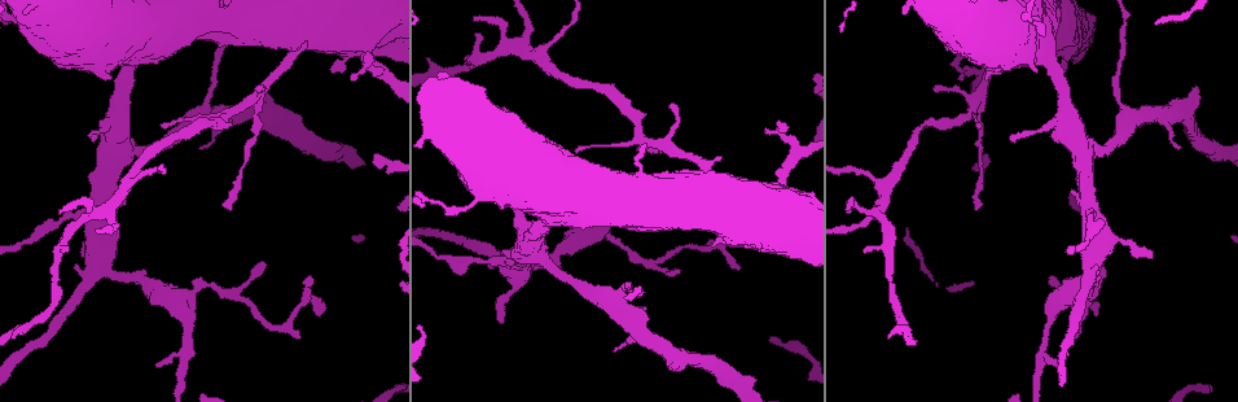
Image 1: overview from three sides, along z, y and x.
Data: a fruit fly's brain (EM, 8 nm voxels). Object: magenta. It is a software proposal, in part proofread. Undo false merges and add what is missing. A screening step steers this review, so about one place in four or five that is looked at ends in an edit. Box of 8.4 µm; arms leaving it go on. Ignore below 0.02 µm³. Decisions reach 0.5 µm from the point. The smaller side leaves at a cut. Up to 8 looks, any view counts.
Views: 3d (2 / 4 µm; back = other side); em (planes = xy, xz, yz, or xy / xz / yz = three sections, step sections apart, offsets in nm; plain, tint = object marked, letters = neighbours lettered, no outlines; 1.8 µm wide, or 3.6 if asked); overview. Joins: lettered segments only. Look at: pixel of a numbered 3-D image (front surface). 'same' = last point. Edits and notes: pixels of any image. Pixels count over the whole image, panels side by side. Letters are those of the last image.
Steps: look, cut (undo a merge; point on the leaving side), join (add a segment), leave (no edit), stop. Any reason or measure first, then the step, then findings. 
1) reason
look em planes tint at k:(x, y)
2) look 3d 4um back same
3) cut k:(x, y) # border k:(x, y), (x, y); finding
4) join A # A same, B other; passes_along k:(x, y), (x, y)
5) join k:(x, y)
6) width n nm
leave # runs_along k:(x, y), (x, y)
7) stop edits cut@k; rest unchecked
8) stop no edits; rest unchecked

thick turns thin
look em xz step 16 tint at 1:(1034, 22)

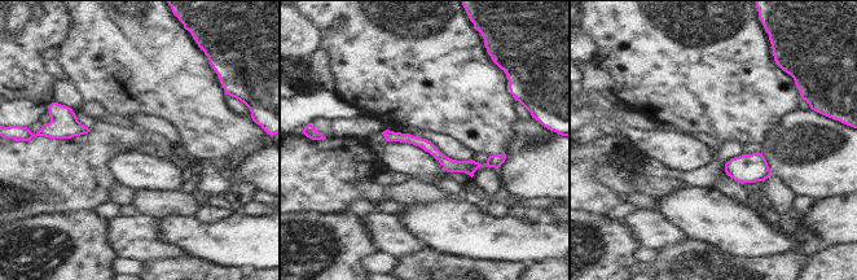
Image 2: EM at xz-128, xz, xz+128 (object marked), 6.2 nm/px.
look em planes tint same

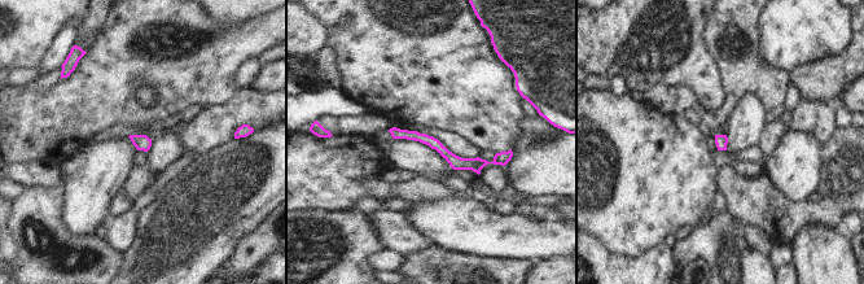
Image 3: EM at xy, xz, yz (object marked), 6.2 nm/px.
what lies round it
look em planes letters same

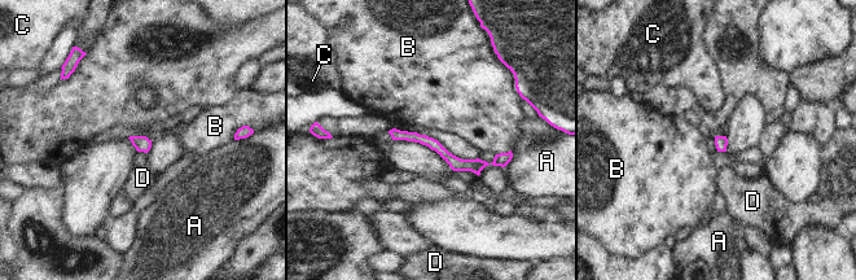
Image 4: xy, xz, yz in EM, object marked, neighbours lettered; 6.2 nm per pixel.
leave # A other, B other, C other, D other; runs_along 4:(394, 132), (430, 141), (459, 165), (508, 157); all the same cell

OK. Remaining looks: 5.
sharp bend
look em 3.6um xz step 16 tint at 1:(1091, 266)

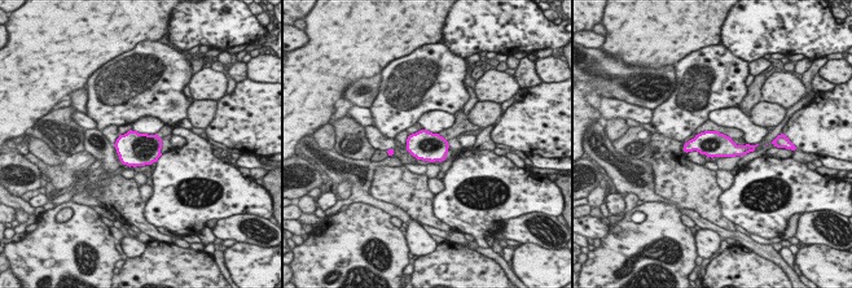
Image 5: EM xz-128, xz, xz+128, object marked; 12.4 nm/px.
look em 3.6um planes tint same

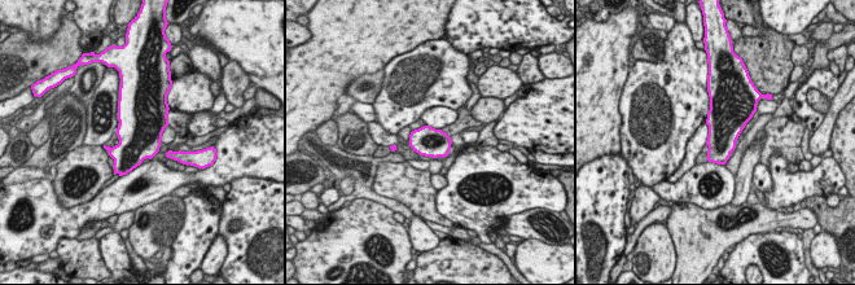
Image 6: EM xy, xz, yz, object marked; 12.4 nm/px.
what lies round it
look em 3.6um planes letters same

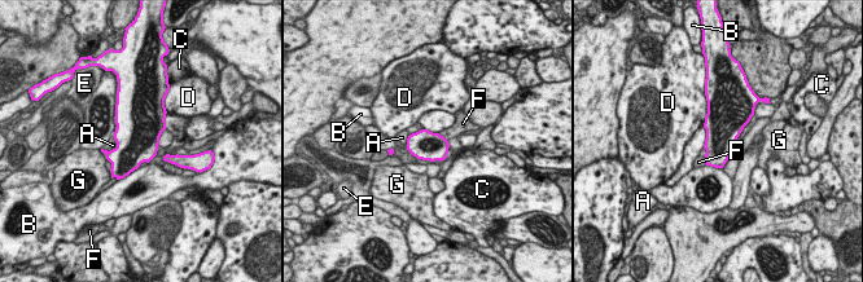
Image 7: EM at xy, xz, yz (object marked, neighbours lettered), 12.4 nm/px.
width 360 nm
leave # A other, B other, C other, D other, E other, F other, G other; border 7:(704, 148), (705, 163); continuous, no second cell

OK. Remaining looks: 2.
free end
look em xz step 4 letters at 1:(613, 351)

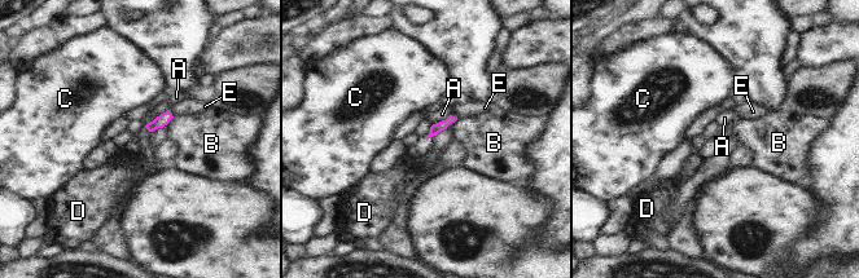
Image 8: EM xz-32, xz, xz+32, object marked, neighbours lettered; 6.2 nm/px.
look em planes letters same

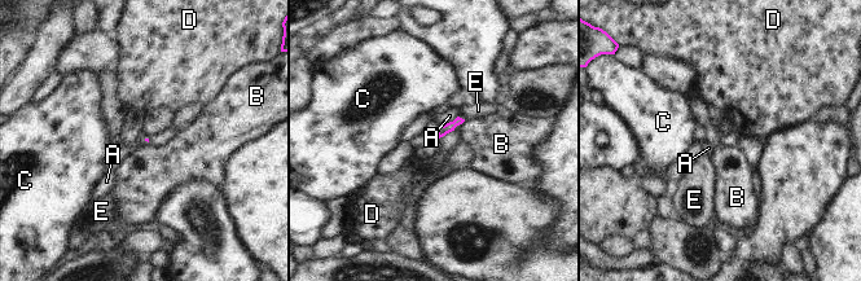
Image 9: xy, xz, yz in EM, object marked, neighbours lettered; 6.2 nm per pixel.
leave # A other, B other, C other, D other, E other; border 9:(465, 121), (453, 130); none of them fits

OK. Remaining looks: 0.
stop no edits; rest unchecked

